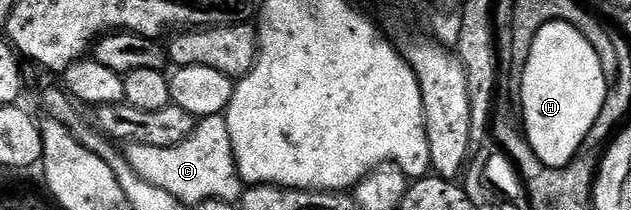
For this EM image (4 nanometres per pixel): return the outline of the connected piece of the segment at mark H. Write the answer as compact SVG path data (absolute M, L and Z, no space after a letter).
M551 18L533 38L529 58L521 68L522 78L523 89L518 89L517 96L521 101L521 115L529 146L545 166L568 167L580 155L579 147L586 142L587 136L589 140L594 133L595 123L607 100L609 77L599 53L572 24Z

